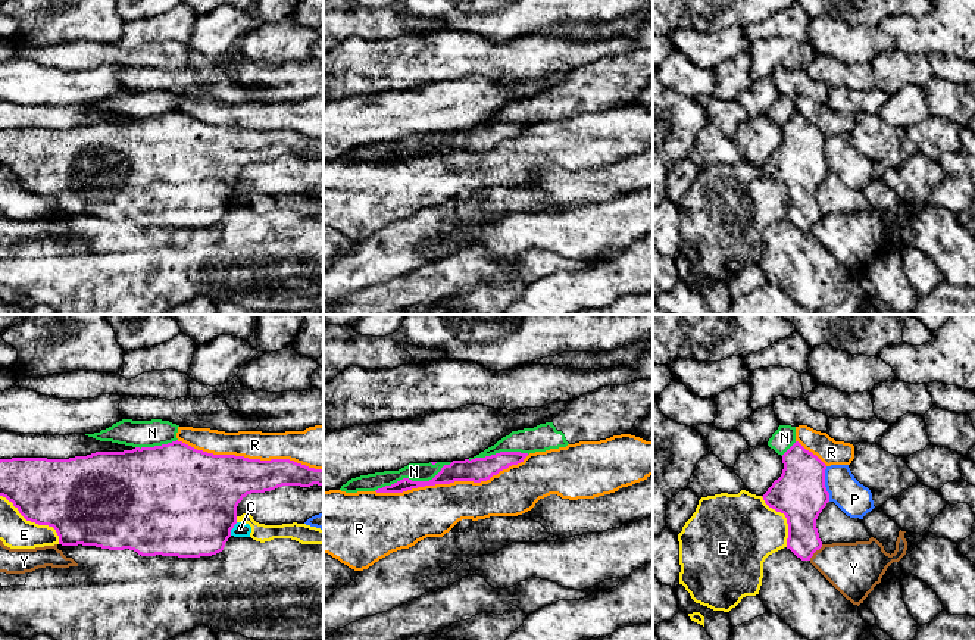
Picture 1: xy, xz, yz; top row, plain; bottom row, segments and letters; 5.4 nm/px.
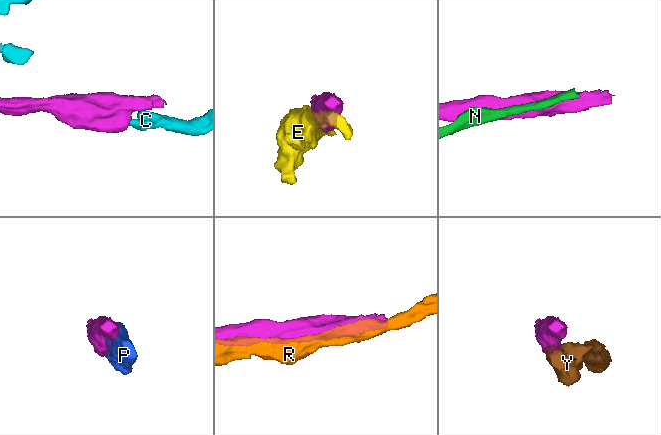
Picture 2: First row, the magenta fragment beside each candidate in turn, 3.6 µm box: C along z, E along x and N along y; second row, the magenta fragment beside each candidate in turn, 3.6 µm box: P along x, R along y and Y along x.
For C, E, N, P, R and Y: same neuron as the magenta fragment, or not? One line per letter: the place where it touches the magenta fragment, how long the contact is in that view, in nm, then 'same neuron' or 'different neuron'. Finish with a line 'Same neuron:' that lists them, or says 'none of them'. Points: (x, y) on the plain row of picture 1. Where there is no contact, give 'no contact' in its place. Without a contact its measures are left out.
C: contact xy (233, 197); length 80 nm; different neuron
E: contact xy (34, 192); length 420 nm; different neuron
N: contact xz (411, 150); length 460 nm; different neuron
P: contact yz (824, 155); length 190 nm; different neuron
R: contact xz (452, 152); length 850 nm; different neuron
Y: contact yz (815, 221); length 120 nm; different neuron
Same neuron: none of them

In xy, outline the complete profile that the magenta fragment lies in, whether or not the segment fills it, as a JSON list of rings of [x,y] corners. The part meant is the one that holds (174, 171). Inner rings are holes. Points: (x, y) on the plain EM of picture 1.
[[[182,112],[124,122],[96,122],[69,129],[12,128],[0,129],[0,166],[19,184],[38,196],[53,197],[62,216],[96,216],[109,221],[129,219],[141,227],[212,227],[224,221],[237,194],[237,177],[251,163],[282,156],[324,156],[324,140],[309,138],[290,129],[249,129],[213,125]]]

